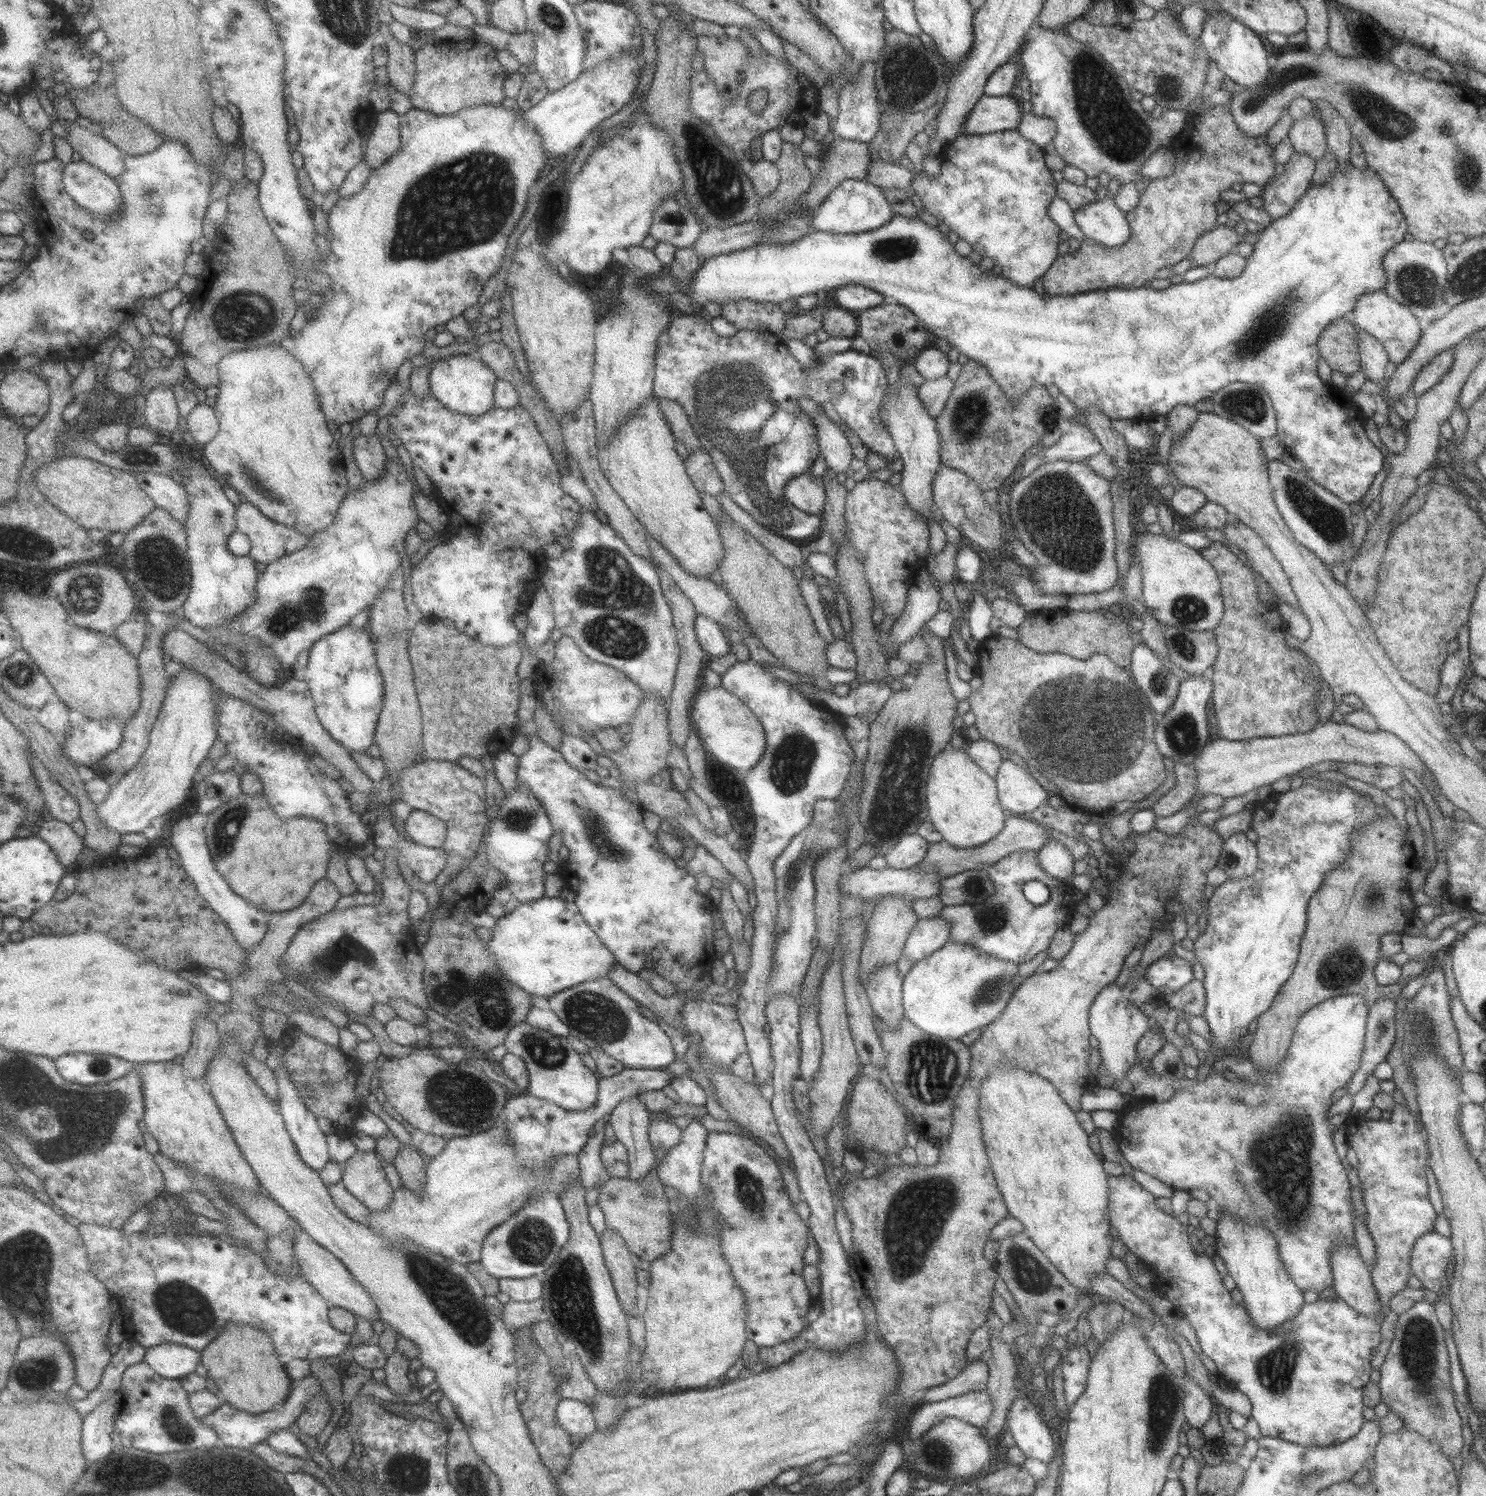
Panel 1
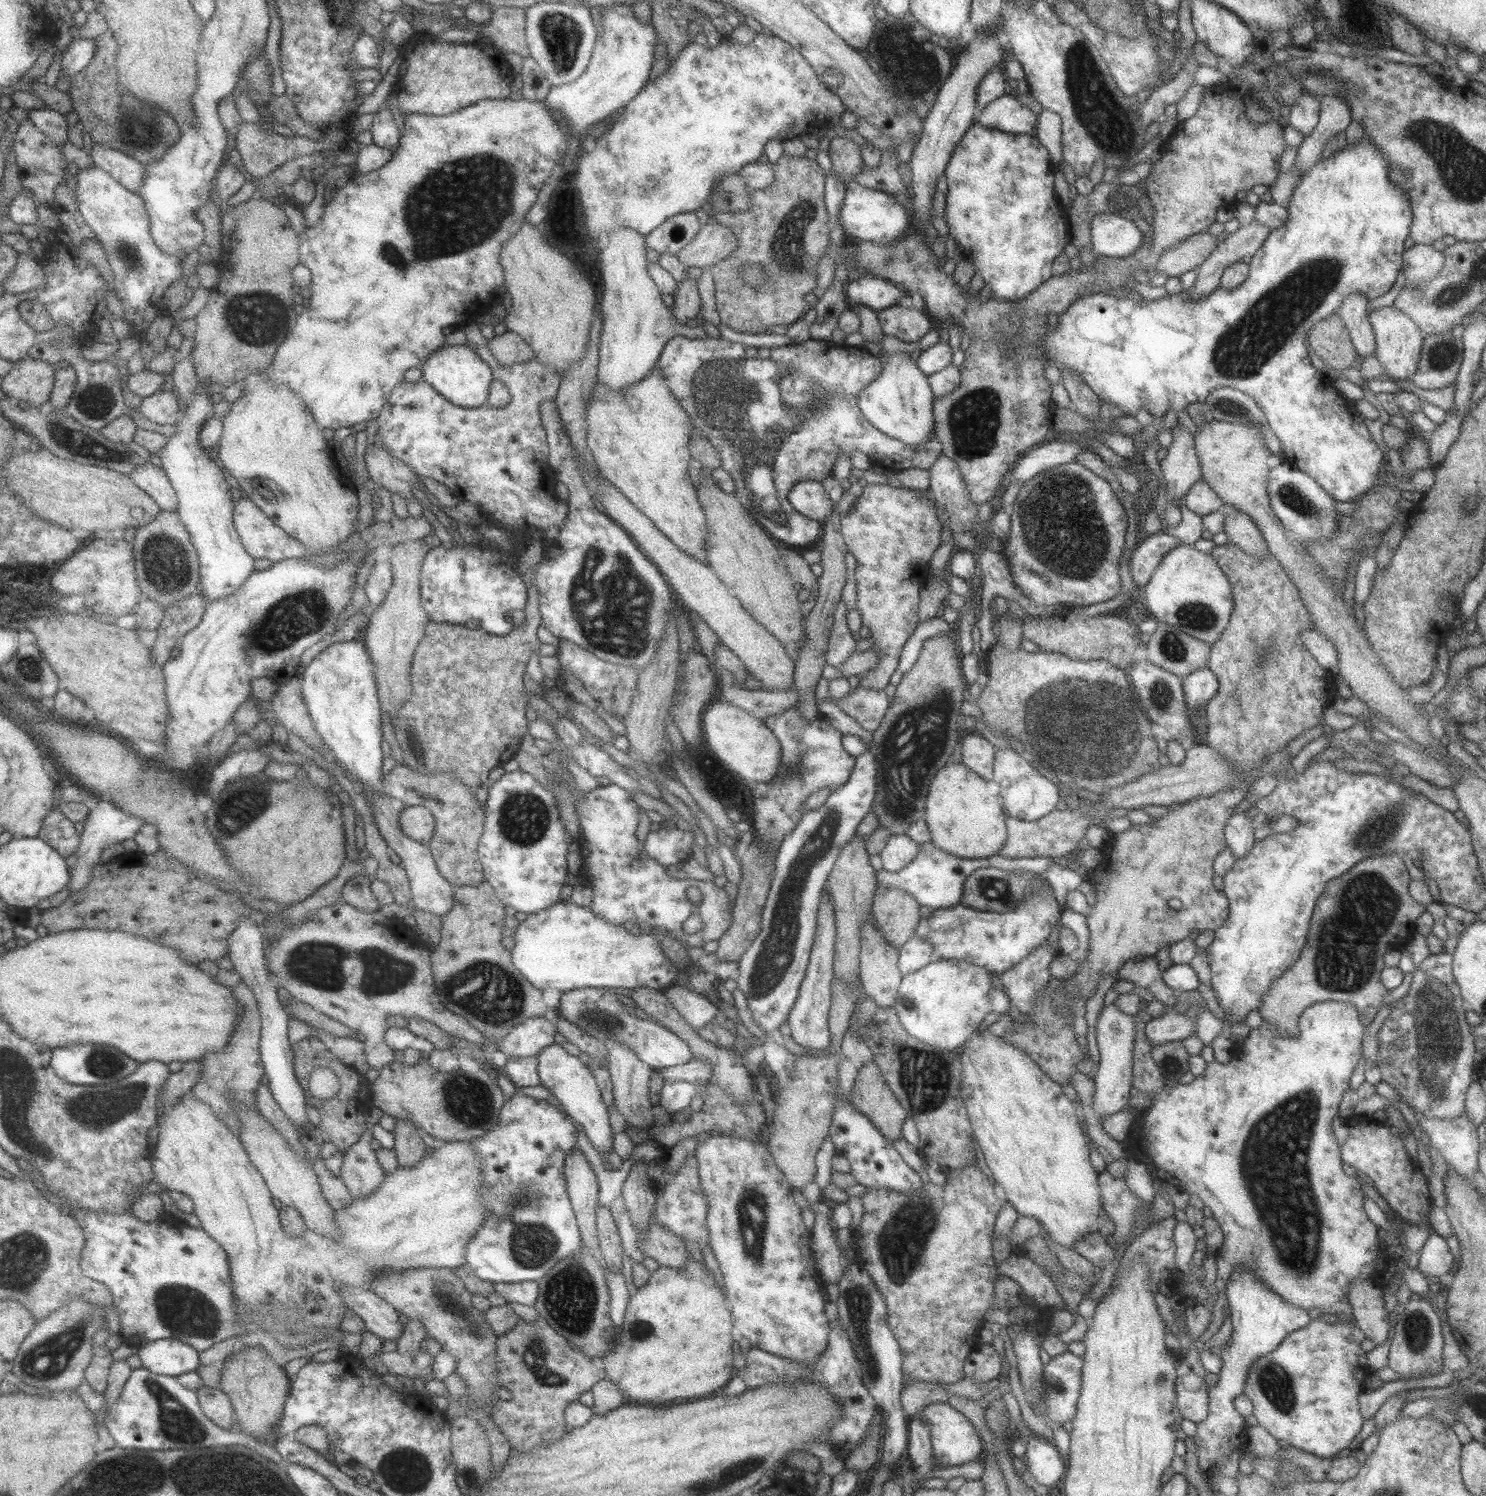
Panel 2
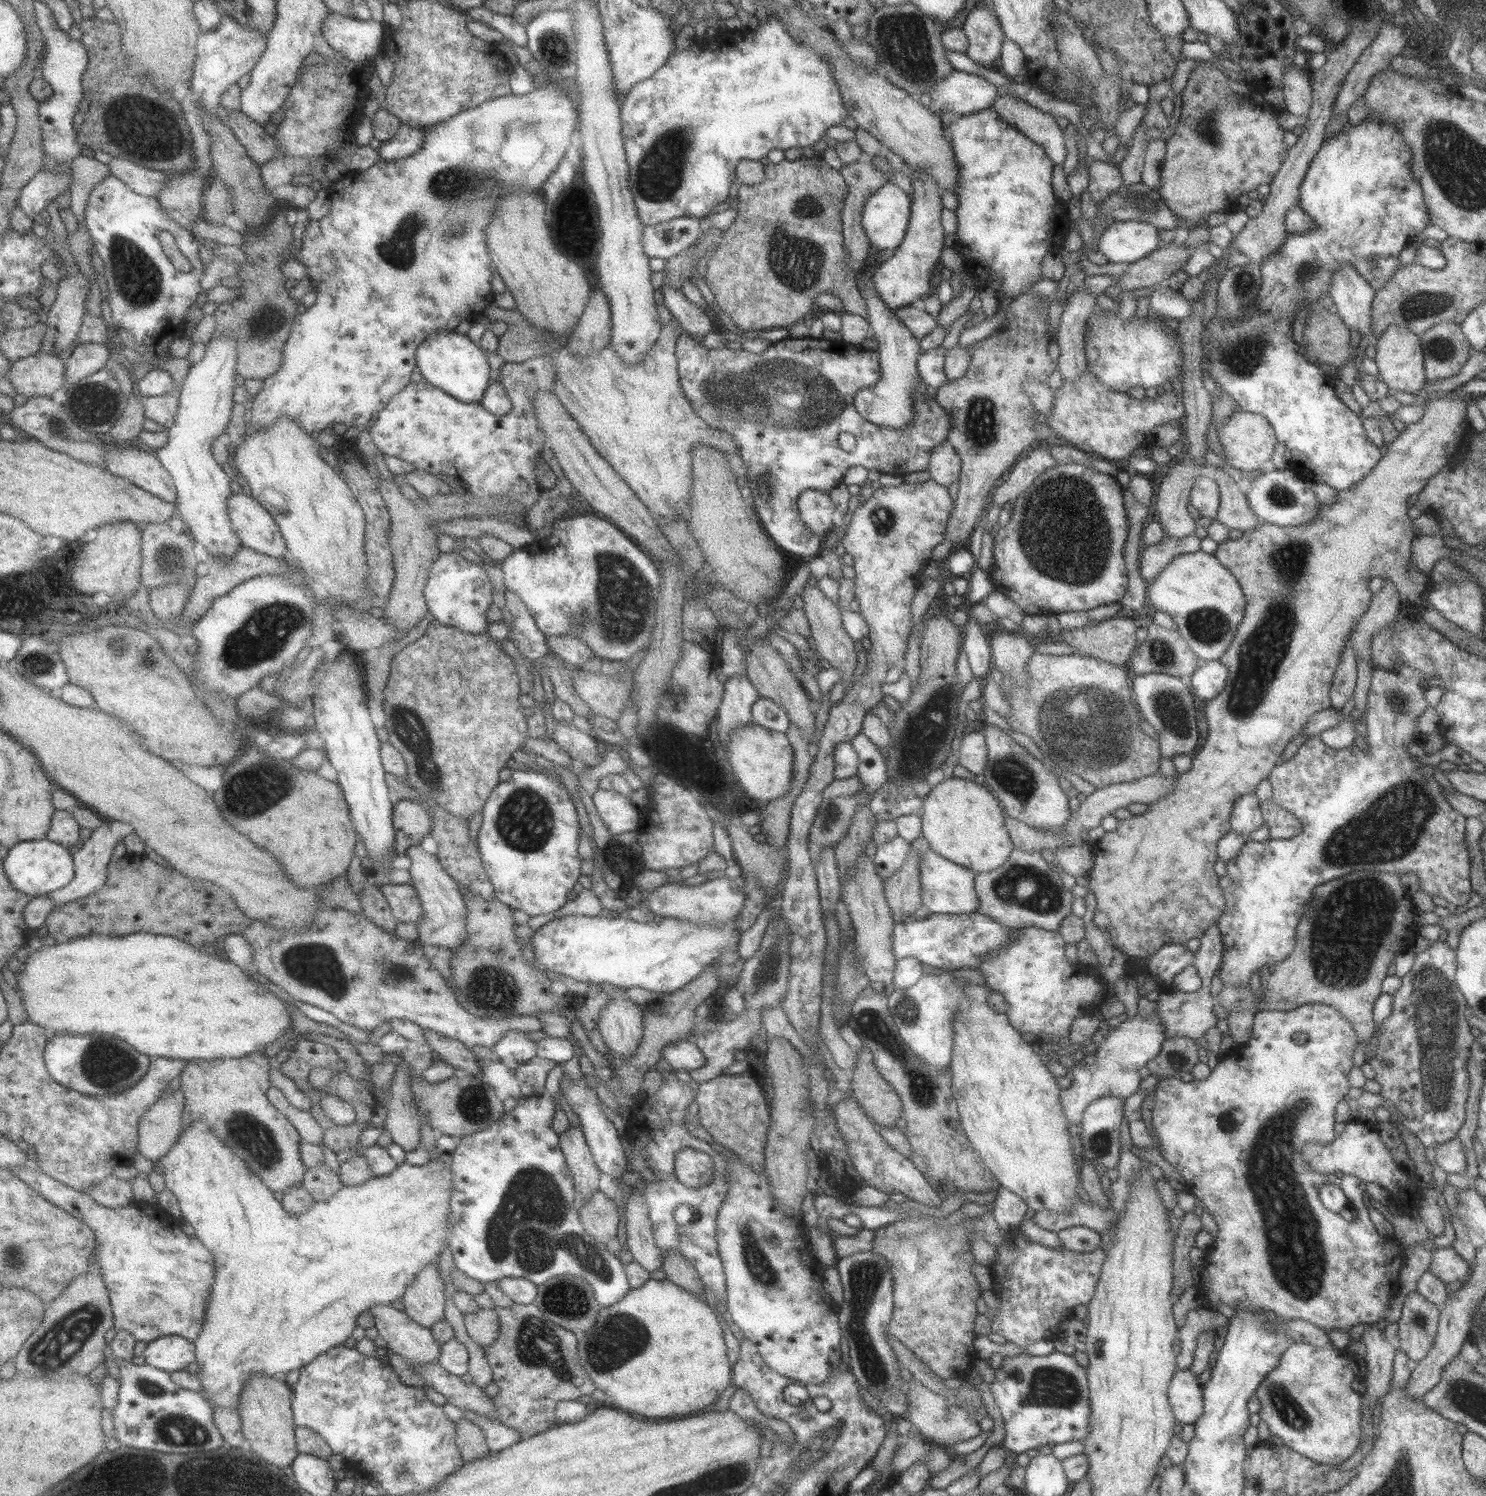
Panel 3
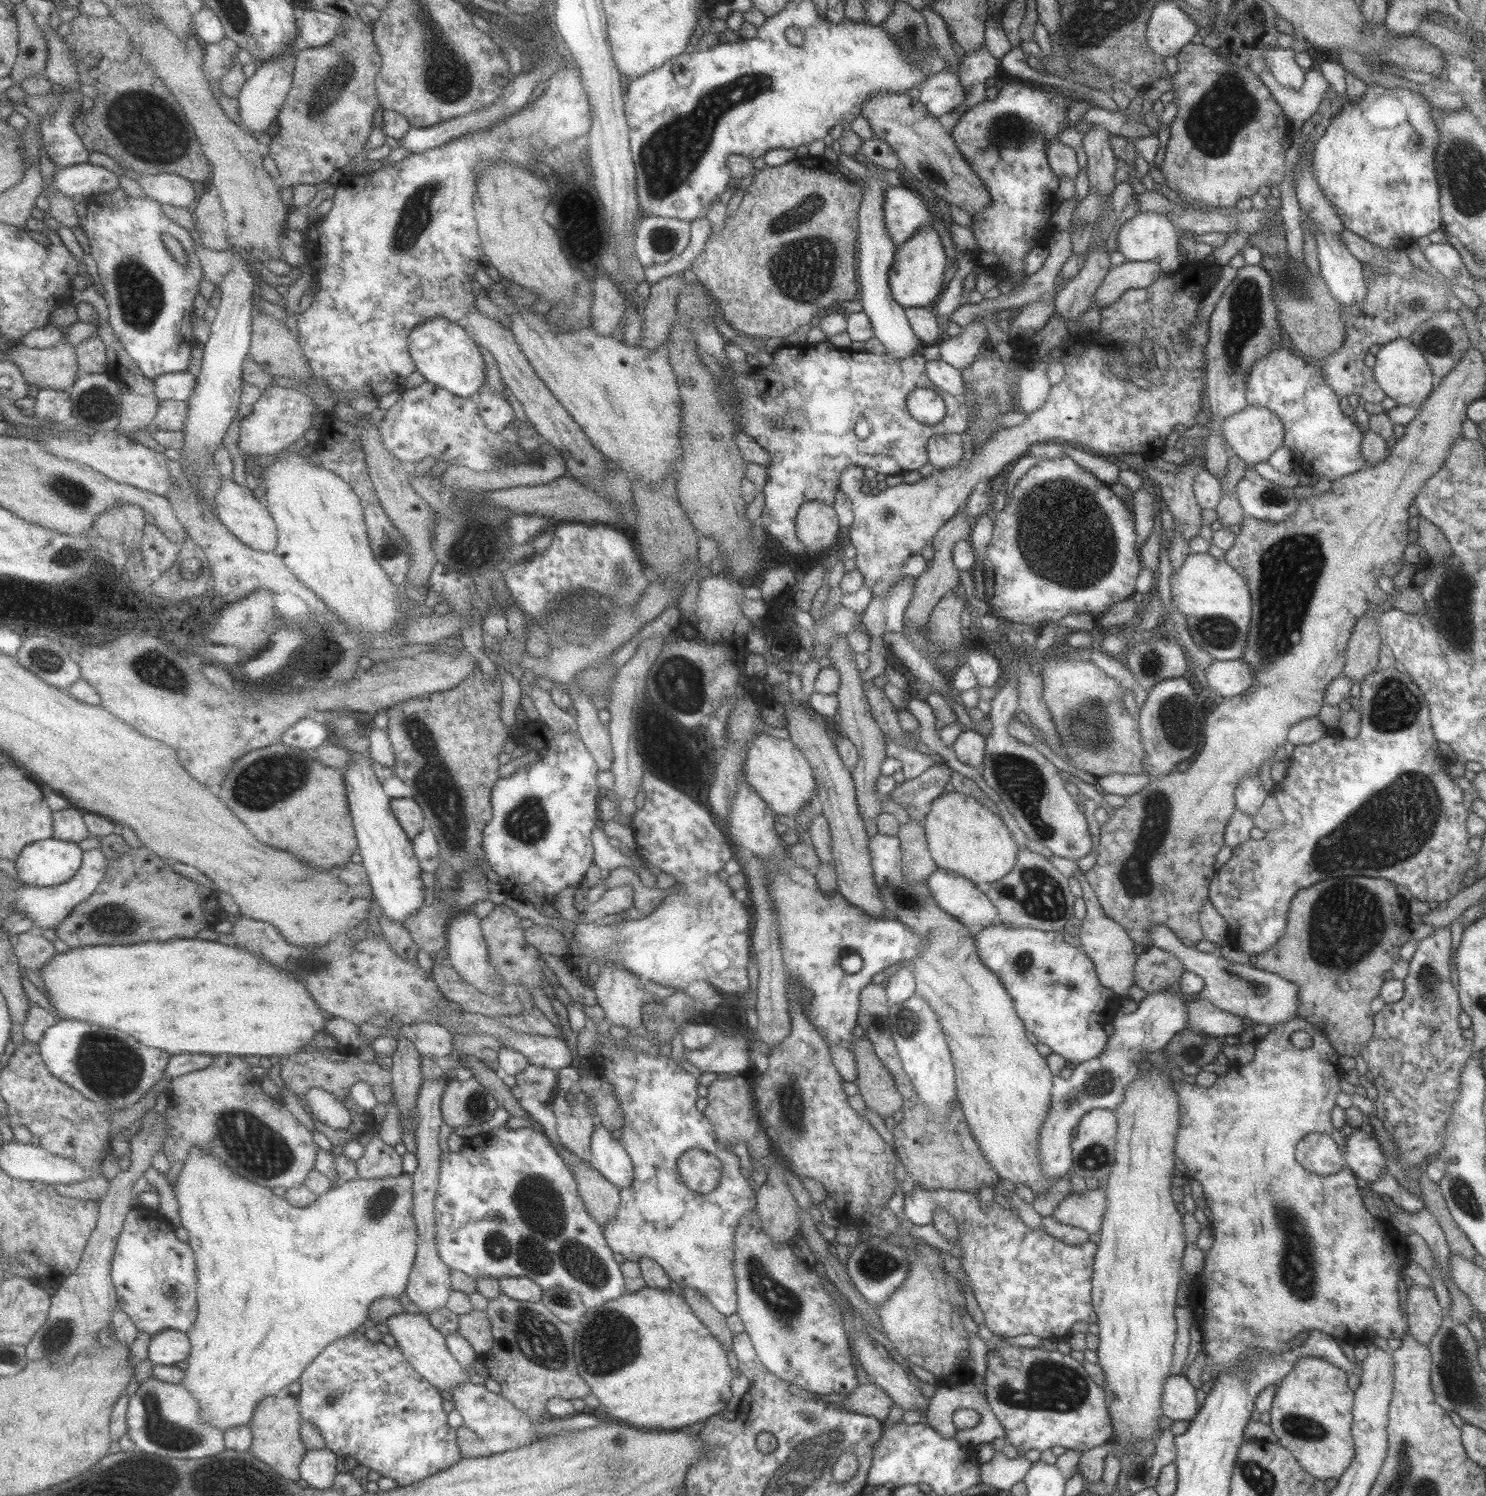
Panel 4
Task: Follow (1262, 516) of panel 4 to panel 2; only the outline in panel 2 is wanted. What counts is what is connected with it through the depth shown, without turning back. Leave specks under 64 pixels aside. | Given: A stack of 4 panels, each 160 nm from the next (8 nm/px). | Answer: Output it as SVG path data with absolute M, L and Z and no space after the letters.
M1287 460L1269 469L1266 487L1273 514L1300 543L1325 540L1337 532L1340 518L1343 516L1335 509L1334 498L1331 498L1311 476L1293 468Z

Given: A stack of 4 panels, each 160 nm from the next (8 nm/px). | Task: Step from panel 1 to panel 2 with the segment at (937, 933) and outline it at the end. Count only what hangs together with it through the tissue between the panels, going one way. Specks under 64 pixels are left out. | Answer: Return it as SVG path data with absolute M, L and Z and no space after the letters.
M913 935L898 950L897 966L902 976L923 968L929 962L936 961L940 956L934 951L933 945L923 937Z

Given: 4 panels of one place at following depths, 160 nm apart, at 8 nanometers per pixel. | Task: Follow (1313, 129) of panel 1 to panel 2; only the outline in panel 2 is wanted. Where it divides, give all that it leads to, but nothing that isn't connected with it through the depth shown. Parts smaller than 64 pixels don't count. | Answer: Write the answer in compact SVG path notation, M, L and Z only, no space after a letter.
M1302 92L1300 97L1290 107L1287 123L1303 136L1307 136L1311 134L1311 131L1318 123L1319 109L1320 98Z

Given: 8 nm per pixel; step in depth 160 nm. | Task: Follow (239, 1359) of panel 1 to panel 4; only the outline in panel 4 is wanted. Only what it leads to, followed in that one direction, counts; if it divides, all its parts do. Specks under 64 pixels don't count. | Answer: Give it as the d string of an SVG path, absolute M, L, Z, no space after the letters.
M288 1393L266 1396L257 1403L255 1414L250 1420L254 1436L251 1451L263 1462L270 1464L279 1474L289 1480L302 1478L300 1466L308 1448L302 1439L302 1415L297 1410L299 1397Z

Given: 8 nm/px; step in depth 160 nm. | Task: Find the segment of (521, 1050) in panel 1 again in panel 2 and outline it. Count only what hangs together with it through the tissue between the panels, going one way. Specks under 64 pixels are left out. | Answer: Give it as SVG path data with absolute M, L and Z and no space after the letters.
M556 1043L544 1046L536 1054L536 1071L539 1085L555 1097L566 1116L571 1117L583 1127L583 1134L587 1136L597 1154L600 1157L609 1156L609 1152L613 1150L613 1134L608 1121L608 1109L602 1101L592 1072L581 1063L577 1056L570 1055Z

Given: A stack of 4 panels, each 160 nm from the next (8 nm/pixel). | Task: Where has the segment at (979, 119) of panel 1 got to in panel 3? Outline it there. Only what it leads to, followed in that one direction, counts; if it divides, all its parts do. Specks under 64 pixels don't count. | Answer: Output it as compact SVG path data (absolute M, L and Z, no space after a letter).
M1012 95L997 96L991 108L1015 130L1023 133L1029 140L1043 149L1046 158L1054 164L1063 164L1066 149L1062 129L1049 113L1042 112L1026 101Z

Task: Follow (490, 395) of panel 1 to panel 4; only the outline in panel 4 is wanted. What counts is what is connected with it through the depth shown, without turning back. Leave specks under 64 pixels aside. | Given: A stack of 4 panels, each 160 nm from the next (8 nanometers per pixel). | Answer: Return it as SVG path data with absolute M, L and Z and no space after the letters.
M441 316L426 320L410 334L410 351L420 374L427 381L455 393L455 396L469 399L471 394L475 394L477 388L486 382L483 358L479 354L477 342L473 342L465 334L463 323L451 322Z

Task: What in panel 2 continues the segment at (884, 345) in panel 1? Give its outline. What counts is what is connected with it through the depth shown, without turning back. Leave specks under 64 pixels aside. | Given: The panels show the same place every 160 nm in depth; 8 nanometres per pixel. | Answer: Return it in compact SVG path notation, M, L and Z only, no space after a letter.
M893 305L875 313L885 335L905 342L918 341L931 329L931 320L925 311Z

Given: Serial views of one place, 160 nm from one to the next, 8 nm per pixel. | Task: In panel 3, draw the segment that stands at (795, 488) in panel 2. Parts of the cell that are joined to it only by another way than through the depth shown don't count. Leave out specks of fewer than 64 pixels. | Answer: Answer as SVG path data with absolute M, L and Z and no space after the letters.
M806 488L799 493L796 509L806 527L822 539L829 537L835 530L831 523L834 504L828 493Z

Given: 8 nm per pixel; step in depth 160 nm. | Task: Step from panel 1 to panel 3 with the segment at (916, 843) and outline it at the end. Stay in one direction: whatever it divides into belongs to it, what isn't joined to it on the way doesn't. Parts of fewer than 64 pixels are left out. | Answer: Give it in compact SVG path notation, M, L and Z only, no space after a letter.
M894 836L883 844L876 845L874 855L875 872L883 879L889 878L905 862L910 843L900 836Z

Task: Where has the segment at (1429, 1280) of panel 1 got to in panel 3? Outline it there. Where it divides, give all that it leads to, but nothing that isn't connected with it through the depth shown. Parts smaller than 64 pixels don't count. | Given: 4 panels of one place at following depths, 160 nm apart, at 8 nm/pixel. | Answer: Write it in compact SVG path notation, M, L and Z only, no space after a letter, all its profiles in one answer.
M1452 1247L1437 1248L1431 1254L1427 1270L1444 1285L1455 1281L1465 1282L1469 1274L1467 1262L1460 1258Z

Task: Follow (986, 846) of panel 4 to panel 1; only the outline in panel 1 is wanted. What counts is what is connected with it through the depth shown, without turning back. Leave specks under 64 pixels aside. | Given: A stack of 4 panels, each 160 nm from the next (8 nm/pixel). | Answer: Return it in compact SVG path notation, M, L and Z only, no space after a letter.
M947 746L933 757L925 788L928 821L951 846L971 848L985 844L1003 828L1007 813L999 804L994 778L971 761L965 747Z

